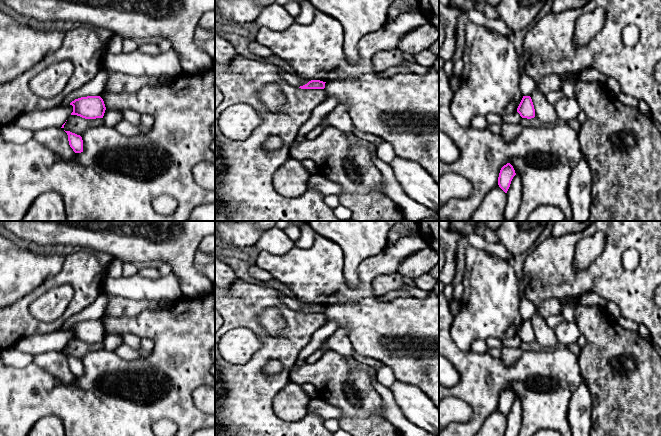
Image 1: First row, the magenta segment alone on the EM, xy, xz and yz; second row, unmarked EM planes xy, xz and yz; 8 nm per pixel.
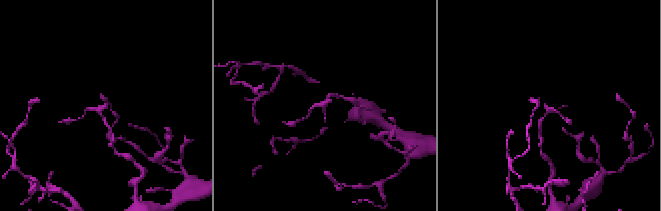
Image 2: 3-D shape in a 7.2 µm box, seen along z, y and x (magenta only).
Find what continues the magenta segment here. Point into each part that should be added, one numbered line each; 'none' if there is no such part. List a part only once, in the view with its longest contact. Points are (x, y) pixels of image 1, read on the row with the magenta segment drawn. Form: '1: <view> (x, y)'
none

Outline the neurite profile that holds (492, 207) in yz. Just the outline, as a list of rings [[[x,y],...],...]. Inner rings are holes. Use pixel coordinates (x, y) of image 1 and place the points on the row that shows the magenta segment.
[[[497,185],[484,196],[470,221],[505,221],[504,210],[506,203],[507,195]]]

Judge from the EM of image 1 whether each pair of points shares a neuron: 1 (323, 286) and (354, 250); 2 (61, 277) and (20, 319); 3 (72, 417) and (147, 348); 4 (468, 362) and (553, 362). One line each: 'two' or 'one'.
1: two
2: one
3: two
4: one

